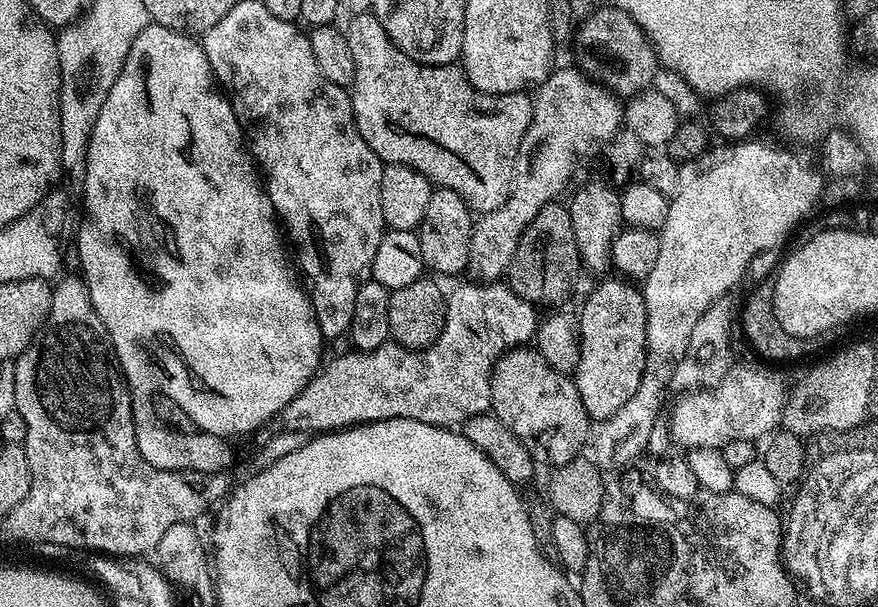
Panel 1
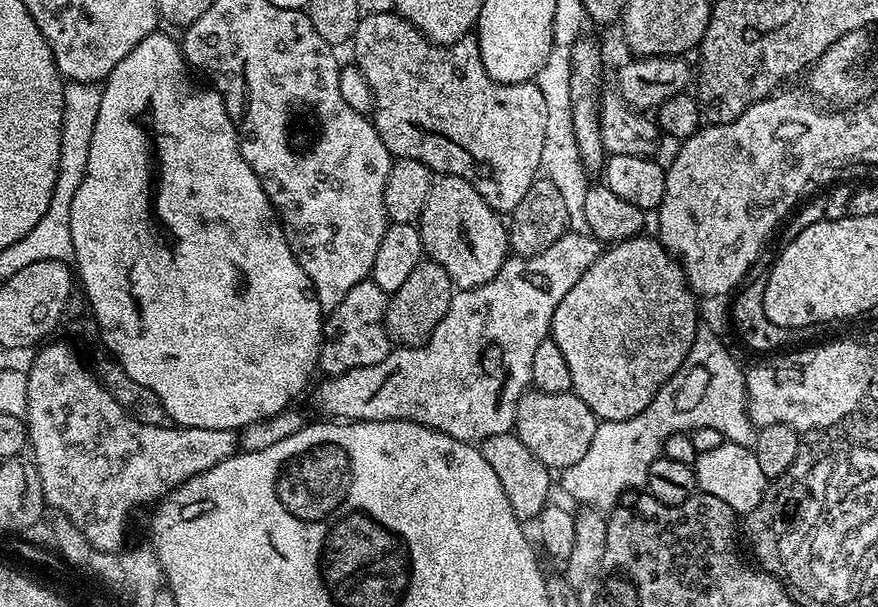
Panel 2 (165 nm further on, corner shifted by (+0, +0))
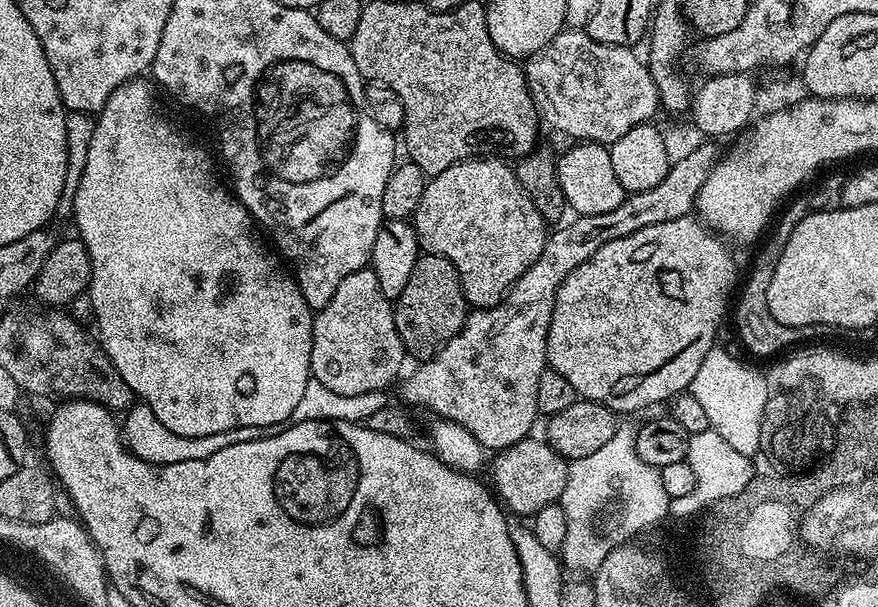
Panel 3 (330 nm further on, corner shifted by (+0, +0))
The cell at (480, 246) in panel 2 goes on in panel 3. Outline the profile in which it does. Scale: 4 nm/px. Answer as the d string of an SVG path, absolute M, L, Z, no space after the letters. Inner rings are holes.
M466 158L431 177L414 217L421 249L446 258L458 270L464 299L473 309L500 303L550 239L549 225L524 191L521 177L503 159L483 159Z

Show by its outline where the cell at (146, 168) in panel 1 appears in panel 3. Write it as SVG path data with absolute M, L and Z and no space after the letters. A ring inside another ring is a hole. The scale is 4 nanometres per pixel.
M137 78L127 80L118 86L118 90L114 90L114 94L110 94L106 106L95 117L94 138L90 138L90 150L86 154L86 170L82 170L82 178L70 196L72 216L76 219L75 235L90 254L90 297L92 316L100 331L99 343L110 362L114 362L118 374L126 378L126 386L130 386L133 397L148 404L150 410L154 410L158 422L174 430L174 434L205 436L242 426L283 425L291 421L295 417L292 415L295 412L297 415L303 405L306 382L312 375L313 309L302 298L299 284L287 271L284 273L276 265L277 257L271 251L268 253L263 242L256 237L257 229L251 214L244 209L244 203L236 197L233 189L220 181L211 154L202 145L195 144L174 121L164 117L164 112L156 101L155 91L157 89L147 79Z

